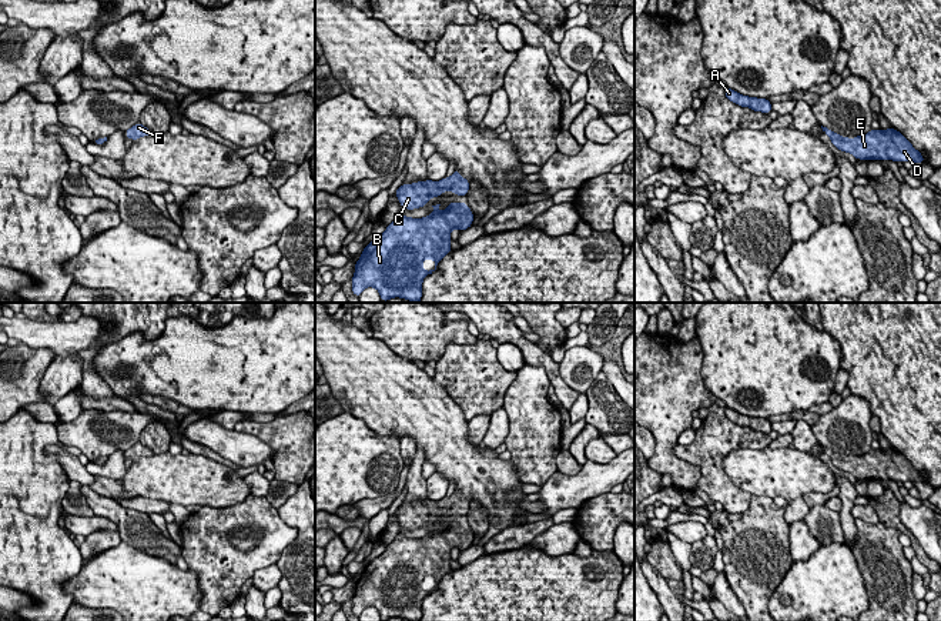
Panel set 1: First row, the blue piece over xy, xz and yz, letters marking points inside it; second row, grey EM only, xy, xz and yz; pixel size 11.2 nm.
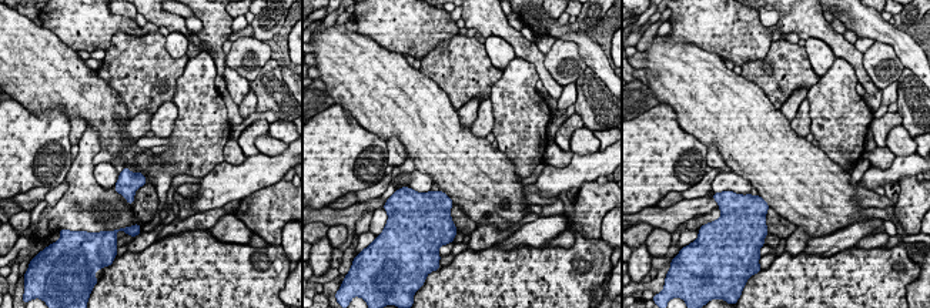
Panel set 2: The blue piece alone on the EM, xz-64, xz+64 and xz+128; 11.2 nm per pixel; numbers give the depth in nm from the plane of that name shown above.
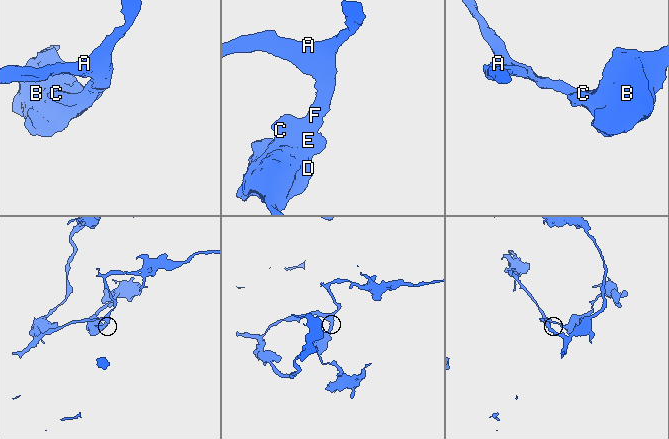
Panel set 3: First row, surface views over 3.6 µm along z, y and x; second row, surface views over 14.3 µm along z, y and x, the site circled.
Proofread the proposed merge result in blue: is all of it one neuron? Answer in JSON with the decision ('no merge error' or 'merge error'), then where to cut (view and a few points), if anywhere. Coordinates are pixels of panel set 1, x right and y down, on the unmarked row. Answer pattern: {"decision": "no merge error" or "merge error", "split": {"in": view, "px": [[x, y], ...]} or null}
{"decision": "no merge error", "split": null}

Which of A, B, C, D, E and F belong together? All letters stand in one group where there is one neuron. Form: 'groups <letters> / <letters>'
groups A B C D E F

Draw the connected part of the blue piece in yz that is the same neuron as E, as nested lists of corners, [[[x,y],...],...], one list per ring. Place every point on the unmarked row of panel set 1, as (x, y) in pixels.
[[[821,445],[821,448],[830,457],[834,467],[853,474],[857,480],[925,481],[921,473],[912,467],[911,461],[893,447],[888,447],[885,451],[881,448],[870,450],[867,454],[855,455],[853,460],[841,457],[827,447]]]

